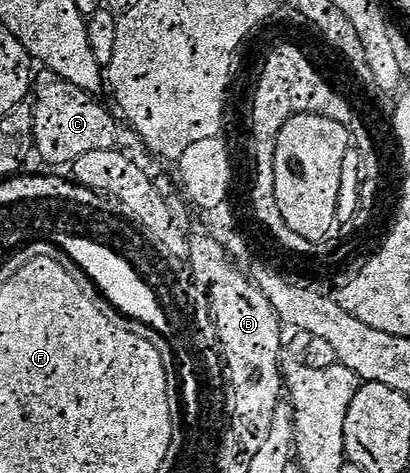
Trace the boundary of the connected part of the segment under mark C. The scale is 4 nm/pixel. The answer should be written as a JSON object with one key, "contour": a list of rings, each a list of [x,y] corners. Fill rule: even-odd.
{"contour":[[[42,68],[36,74],[31,90],[31,141],[43,160],[69,167],[90,151],[107,151],[118,144],[117,121],[97,100],[50,69]]]}

